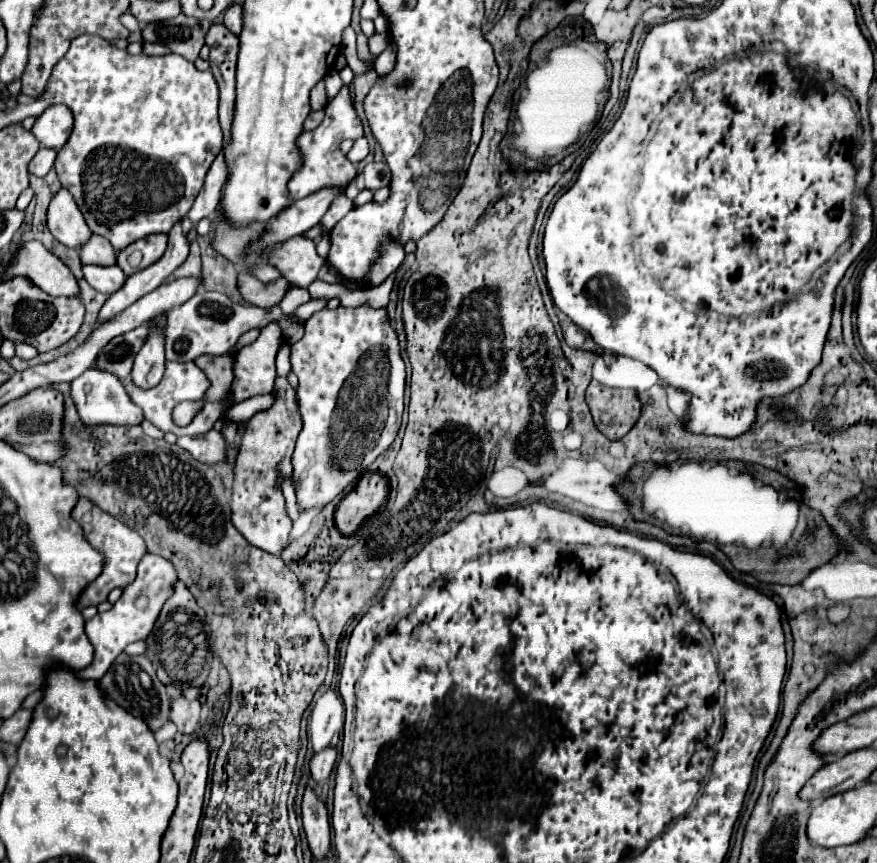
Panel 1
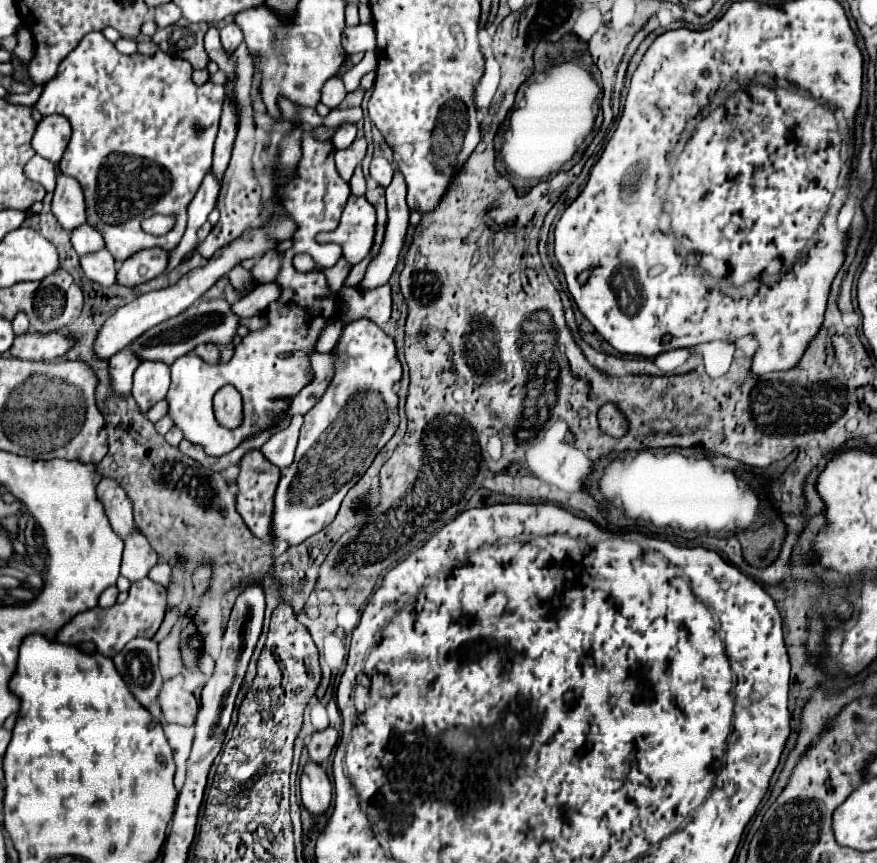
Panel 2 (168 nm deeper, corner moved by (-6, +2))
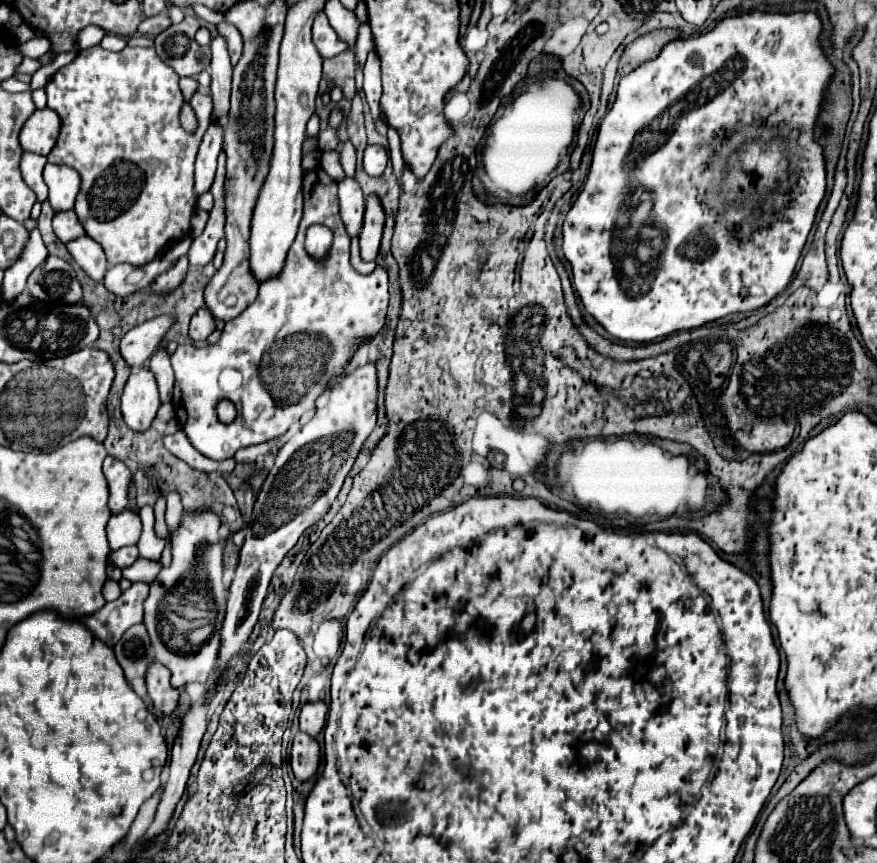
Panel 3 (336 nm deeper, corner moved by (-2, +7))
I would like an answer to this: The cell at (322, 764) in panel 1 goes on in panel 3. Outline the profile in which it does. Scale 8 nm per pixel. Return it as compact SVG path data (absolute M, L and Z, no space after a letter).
M324 700L318 702L306 702L300 710L300 730L304 730L306 734L310 734L312 738L316 738L324 724L326 724L326 714L328 714L328 706Z

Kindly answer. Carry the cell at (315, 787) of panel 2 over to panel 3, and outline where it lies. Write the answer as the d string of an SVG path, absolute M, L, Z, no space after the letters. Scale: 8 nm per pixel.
M302 730L294 734L292 752L290 752L290 764L292 764L294 776L298 780L308 780L318 770L320 746L318 746L318 742L312 736L308 736Z

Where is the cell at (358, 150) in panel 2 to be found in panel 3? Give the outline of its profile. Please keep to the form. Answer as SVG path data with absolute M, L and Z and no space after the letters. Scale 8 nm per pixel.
M334 150L334 152L324 152L324 154L322 154L322 160L320 160L320 166L322 166L322 170L324 170L332 180L336 180L336 182L340 182L340 180L346 178L346 174L344 174L344 170L342 170L342 166L340 166L340 154L338 154L338 150Z

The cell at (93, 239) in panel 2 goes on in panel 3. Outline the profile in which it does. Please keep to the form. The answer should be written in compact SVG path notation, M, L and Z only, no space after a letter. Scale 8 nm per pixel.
M66 210L66 212L56 212L52 218L52 228L54 234L62 240L62 242L70 242L72 238L78 238L84 232L82 224L78 222L78 216L74 210Z

